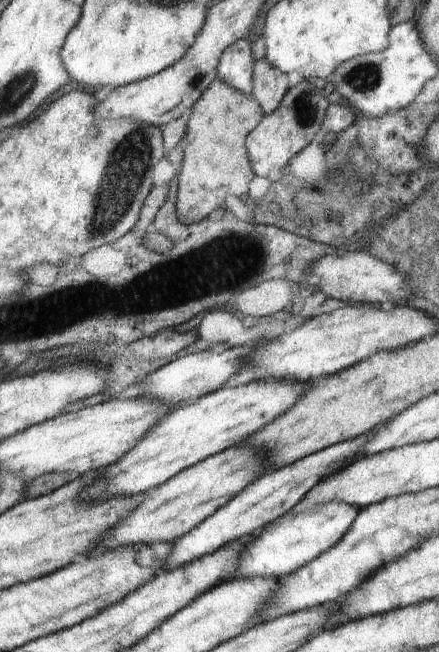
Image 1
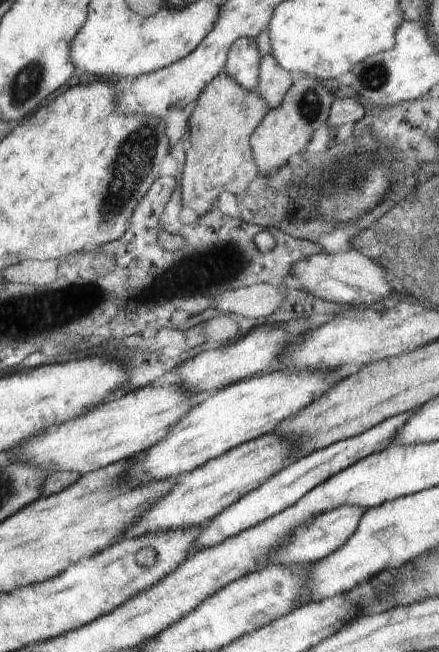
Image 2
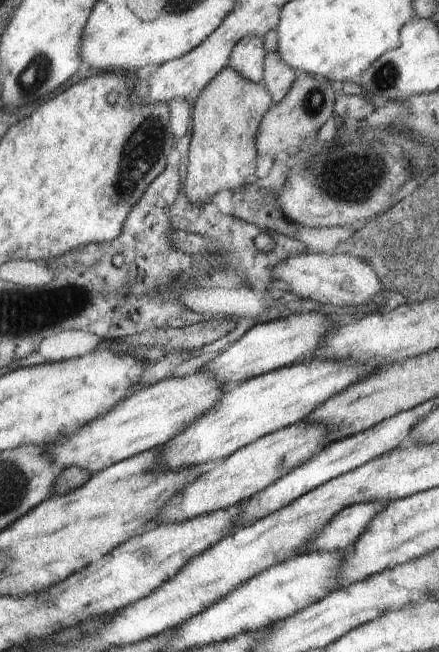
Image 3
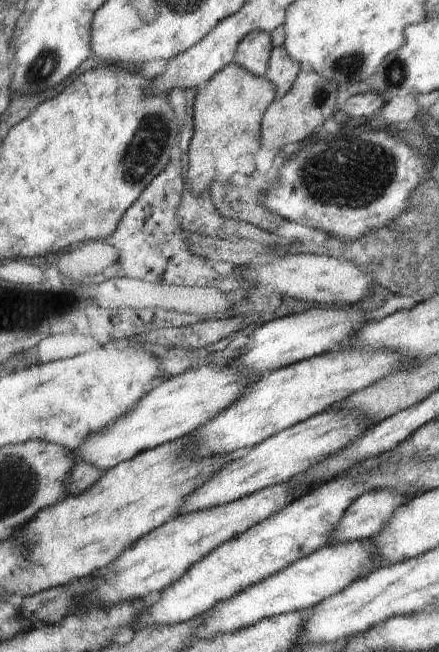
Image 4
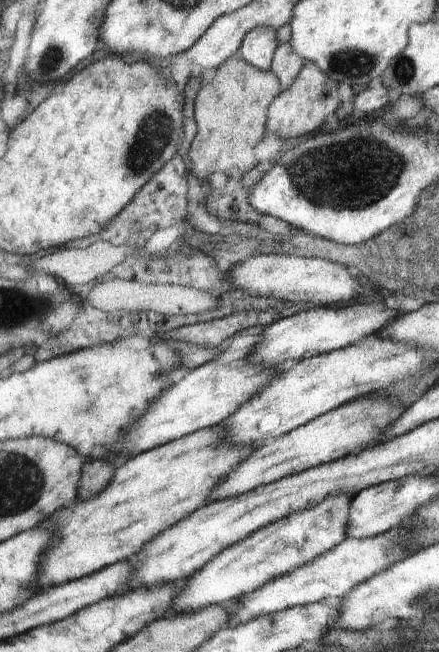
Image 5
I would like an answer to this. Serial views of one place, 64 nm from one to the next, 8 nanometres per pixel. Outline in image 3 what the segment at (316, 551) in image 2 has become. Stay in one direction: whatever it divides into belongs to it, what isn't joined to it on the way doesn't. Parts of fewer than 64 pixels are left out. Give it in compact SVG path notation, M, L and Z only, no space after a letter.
M361 502L341 510L318 533L308 551L340 552L352 547L369 529L386 504Z

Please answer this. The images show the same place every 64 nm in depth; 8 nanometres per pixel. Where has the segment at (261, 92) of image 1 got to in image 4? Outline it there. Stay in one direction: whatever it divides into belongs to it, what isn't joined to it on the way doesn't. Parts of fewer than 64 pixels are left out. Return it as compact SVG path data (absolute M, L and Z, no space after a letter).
M284 45L273 47L265 77L275 84L277 96L284 96L291 90L297 74L303 67L286 52Z

